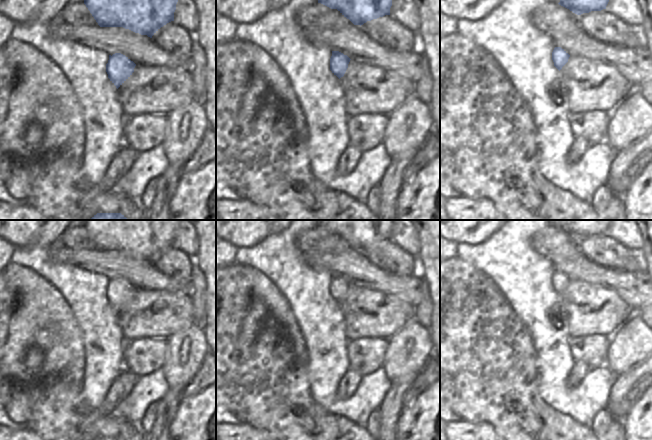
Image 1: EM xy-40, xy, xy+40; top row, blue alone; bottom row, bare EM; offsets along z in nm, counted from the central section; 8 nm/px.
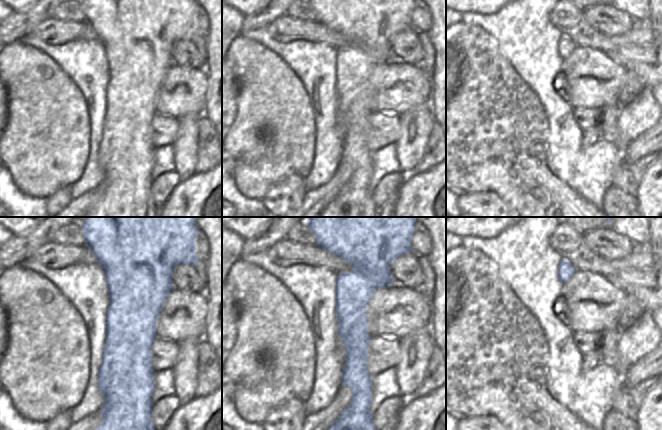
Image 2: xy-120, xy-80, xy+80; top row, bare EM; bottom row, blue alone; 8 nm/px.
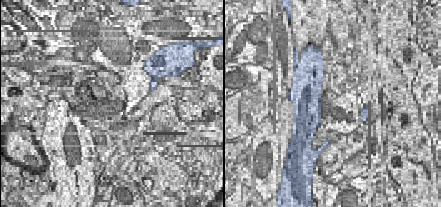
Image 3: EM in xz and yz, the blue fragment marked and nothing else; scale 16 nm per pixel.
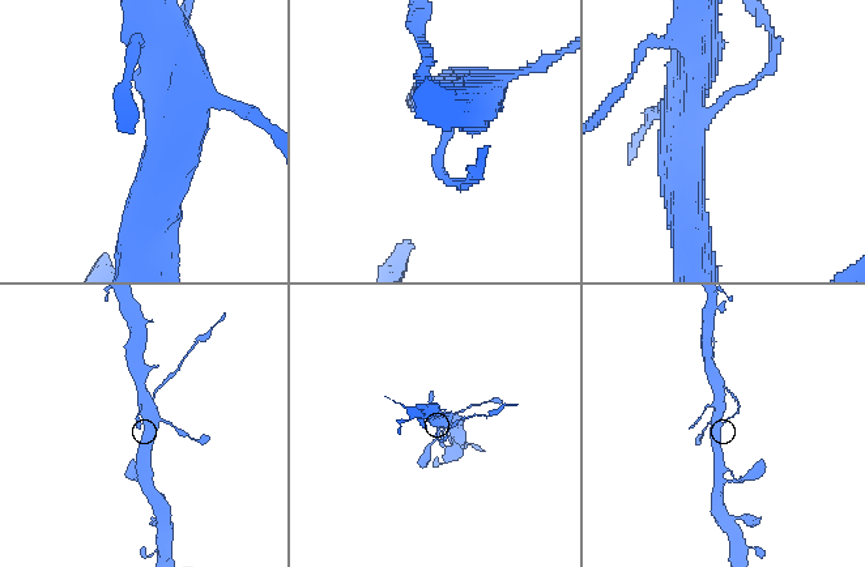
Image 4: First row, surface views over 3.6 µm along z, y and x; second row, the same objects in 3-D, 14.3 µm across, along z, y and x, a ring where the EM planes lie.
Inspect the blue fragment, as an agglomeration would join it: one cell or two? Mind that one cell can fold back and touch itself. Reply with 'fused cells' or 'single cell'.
fused cells

